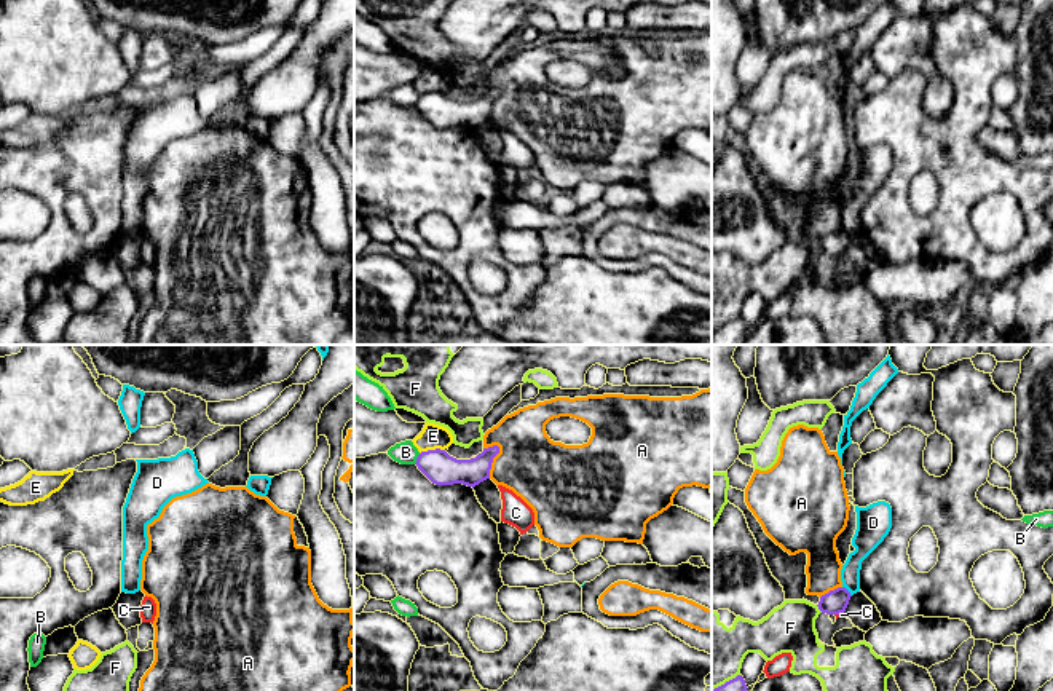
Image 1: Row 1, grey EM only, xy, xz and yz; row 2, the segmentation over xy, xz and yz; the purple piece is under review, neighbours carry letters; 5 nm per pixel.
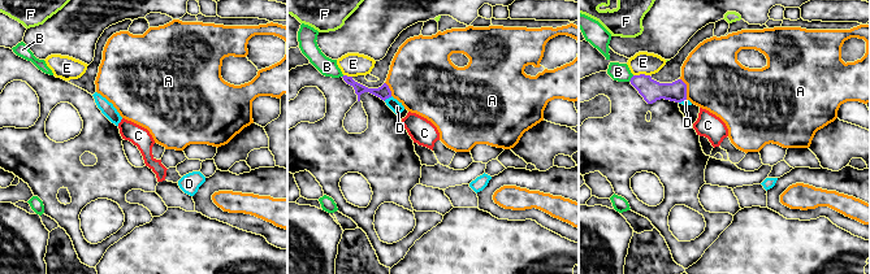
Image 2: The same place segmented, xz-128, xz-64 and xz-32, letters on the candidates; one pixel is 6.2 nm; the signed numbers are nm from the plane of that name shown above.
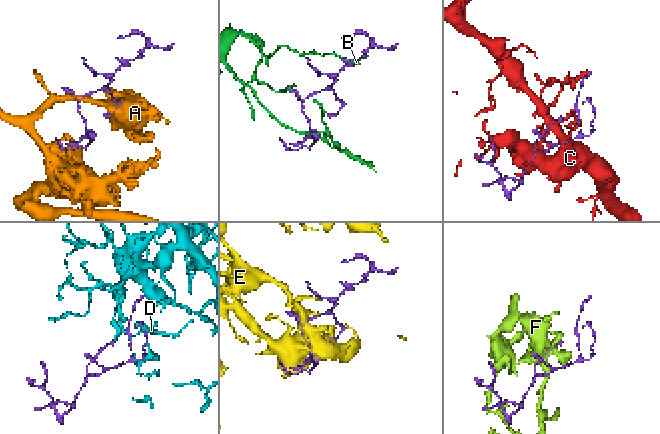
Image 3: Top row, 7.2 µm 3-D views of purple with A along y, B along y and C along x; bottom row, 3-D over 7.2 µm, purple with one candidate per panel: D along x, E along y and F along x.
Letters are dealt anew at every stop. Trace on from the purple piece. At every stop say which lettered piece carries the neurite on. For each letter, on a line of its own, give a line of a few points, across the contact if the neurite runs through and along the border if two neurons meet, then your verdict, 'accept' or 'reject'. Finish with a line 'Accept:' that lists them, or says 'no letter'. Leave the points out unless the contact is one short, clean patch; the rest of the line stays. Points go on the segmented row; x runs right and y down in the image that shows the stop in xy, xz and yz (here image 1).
A: reject
B: reject
C: reject
D: line yz (843, 586), (851, 596); reject
E: reject
F: reject
Accept: no letter

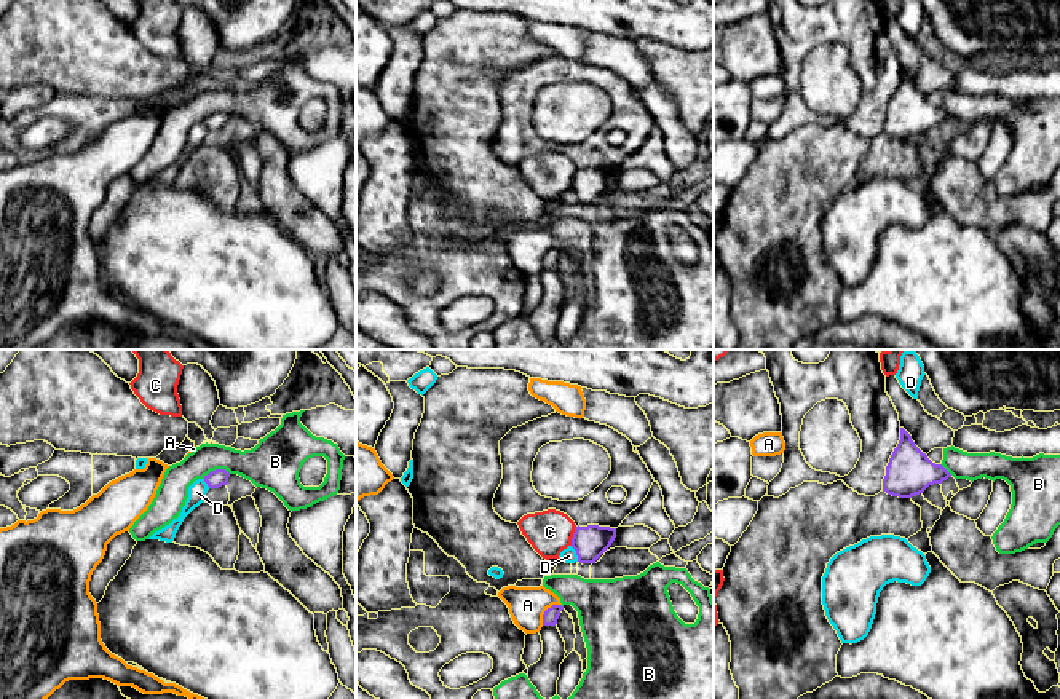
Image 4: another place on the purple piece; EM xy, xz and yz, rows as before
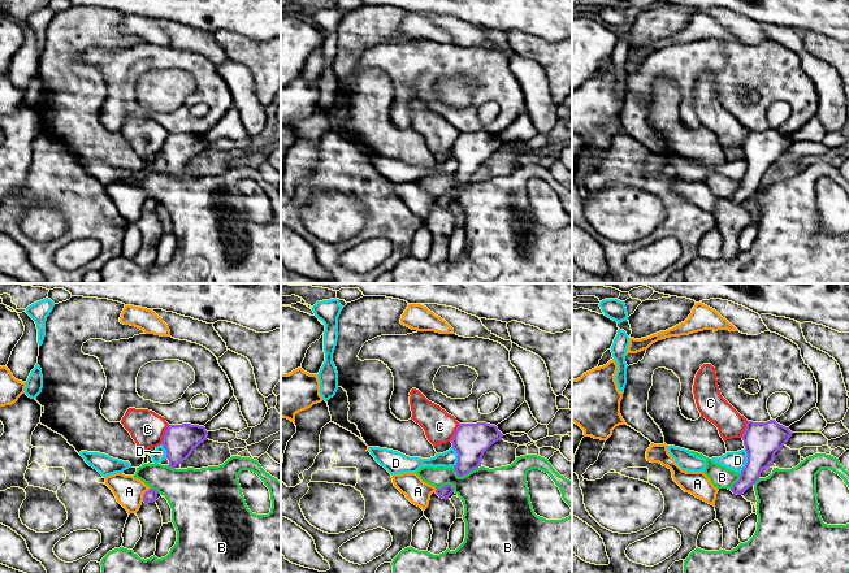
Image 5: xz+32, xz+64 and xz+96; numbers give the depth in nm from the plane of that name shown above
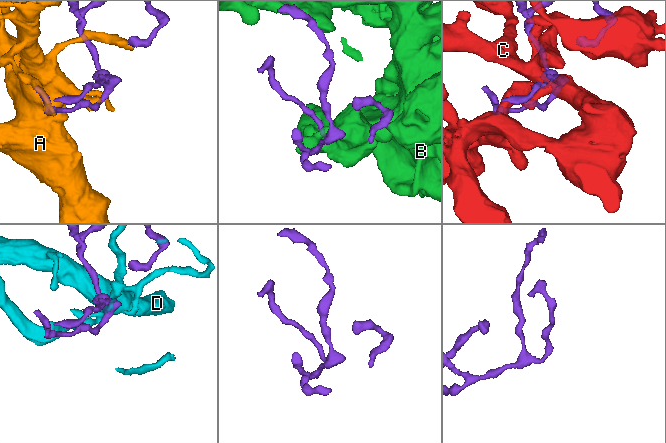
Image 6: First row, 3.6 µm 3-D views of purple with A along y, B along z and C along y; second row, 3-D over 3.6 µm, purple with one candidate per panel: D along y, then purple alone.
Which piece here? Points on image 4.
A: reject
B: line xy (230, 473), (211, 469), (203, 477); reject
C: reject
D: reject
Accept: no letter

